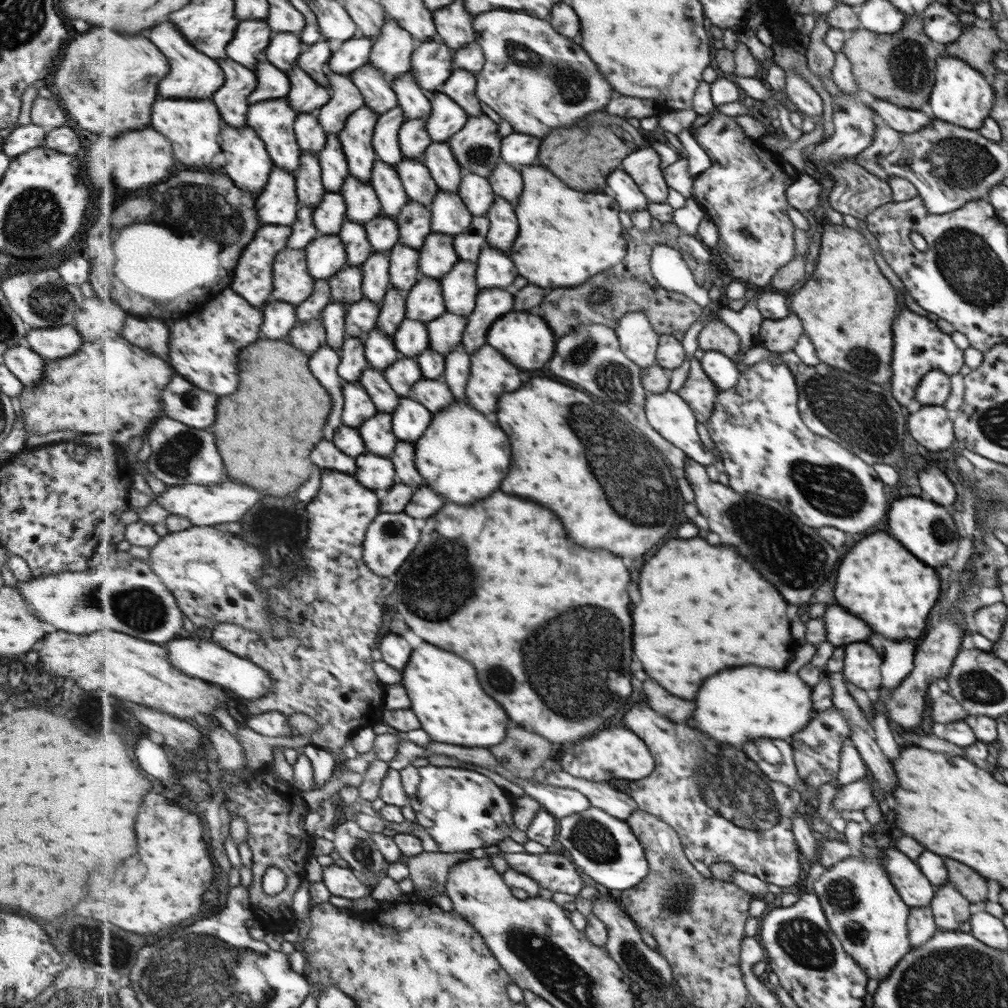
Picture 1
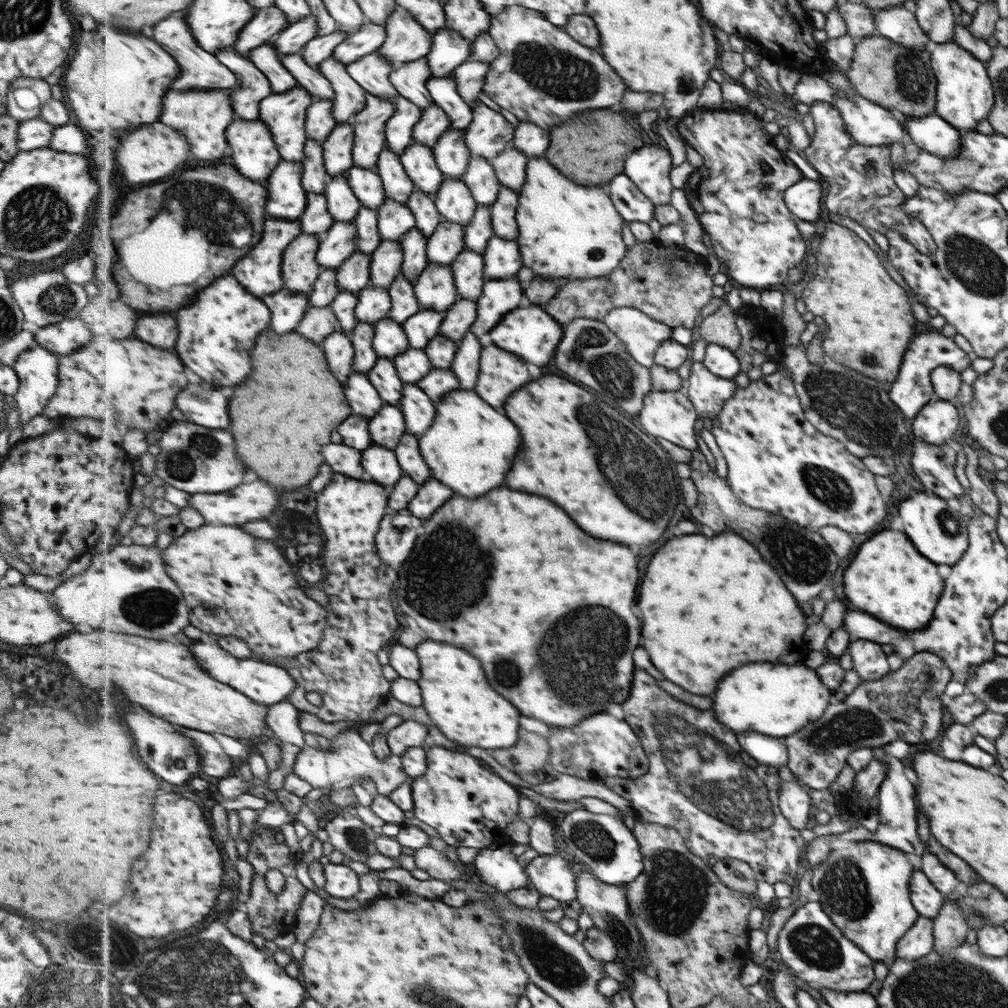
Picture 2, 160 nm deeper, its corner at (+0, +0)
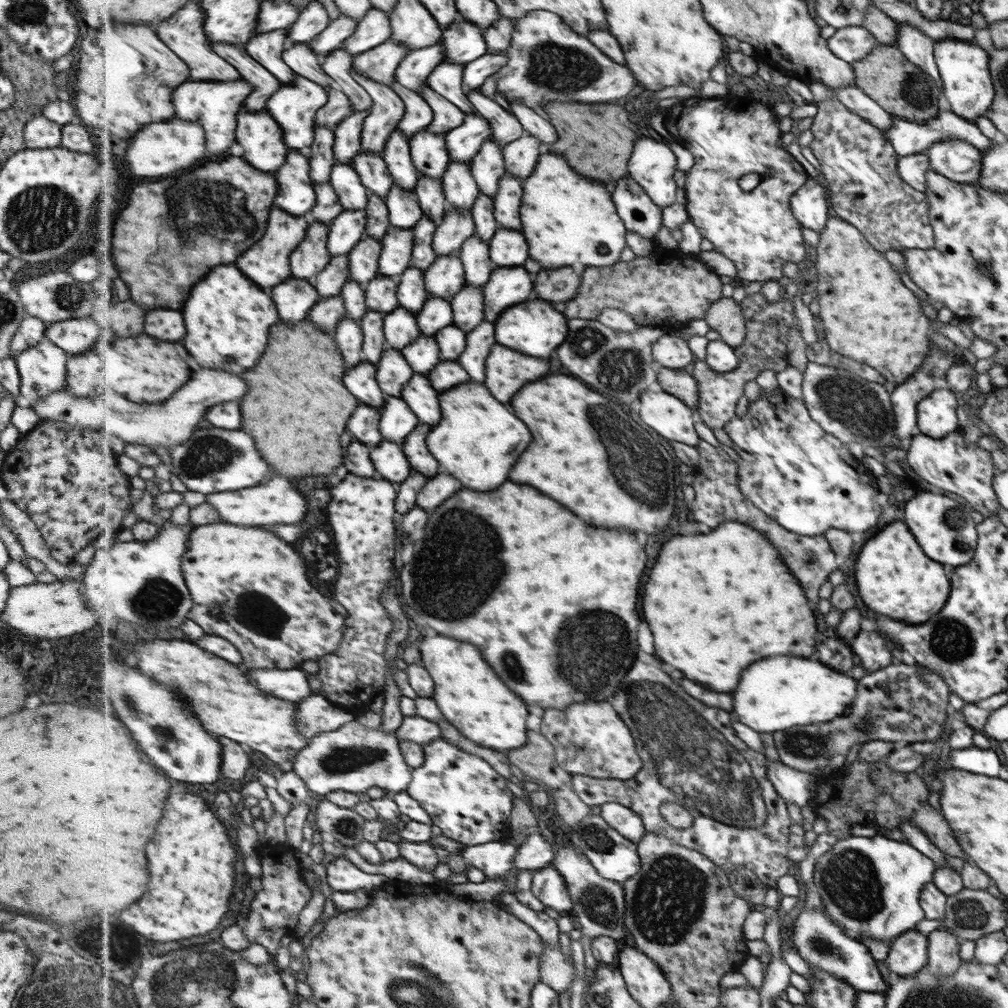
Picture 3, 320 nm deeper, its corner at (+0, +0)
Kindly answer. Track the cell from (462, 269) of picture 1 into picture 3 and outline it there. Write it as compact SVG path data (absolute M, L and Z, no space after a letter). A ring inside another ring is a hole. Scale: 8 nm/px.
M471 236L459 250L466 270L466 284L483 288L489 282L495 264L490 255L490 241Z

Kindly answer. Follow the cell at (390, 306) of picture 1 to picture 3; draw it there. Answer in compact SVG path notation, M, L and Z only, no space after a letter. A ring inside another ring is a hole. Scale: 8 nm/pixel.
M409 267L399 276L398 297L401 307L418 313L431 296L425 284L426 271L420 268Z

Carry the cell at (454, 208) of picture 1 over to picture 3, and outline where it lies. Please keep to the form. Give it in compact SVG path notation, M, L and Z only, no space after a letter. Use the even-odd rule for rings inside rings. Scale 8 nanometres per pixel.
M452 162L441 179L449 207L471 209L482 193L469 163Z

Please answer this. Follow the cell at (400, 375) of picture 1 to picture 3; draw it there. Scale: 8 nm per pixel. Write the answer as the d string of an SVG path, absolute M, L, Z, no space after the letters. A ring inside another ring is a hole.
M423 334L402 348L402 353L415 374L431 374L431 370L443 360L440 342L434 336Z

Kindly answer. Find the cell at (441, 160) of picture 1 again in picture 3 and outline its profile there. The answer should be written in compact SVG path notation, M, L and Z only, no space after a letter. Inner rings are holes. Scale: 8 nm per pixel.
M481 114L466 116L462 126L445 134L446 150L449 152L452 162L471 164L492 134L493 129L489 120L485 120Z

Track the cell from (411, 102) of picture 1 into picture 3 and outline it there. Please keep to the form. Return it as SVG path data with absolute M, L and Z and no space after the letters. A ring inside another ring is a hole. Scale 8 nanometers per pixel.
M442 40L433 46L410 51L396 72L396 81L421 95L431 73L446 60Z

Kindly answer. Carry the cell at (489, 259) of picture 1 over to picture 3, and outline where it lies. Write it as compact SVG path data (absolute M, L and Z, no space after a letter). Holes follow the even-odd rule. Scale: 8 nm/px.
M501 227L490 240L495 267L522 267L529 260L529 244L521 232Z

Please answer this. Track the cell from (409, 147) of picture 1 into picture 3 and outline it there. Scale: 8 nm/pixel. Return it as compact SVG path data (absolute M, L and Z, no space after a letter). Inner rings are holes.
M428 83L423 86L421 95L434 112L433 123L427 128L431 132L445 135L465 123L466 114L463 114L463 110L459 110L453 102L435 92Z

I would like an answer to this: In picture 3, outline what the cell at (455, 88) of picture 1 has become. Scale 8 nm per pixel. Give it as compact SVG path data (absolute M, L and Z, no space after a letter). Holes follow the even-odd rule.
M503 51L497 54L488 52L481 58L466 64L463 76L463 84L466 91L479 90L487 82L487 78L493 77L508 62L508 52Z

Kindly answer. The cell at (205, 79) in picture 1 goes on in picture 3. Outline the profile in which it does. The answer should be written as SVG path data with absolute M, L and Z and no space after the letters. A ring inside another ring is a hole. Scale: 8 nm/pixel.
M189 2L185 8L181 8L173 18L167 18L159 24L157 34L159 38L177 52L189 66L191 66L191 78L193 80L215 80L215 82L231 82L241 80L242 74L233 63L225 62L211 46L209 36L205 34L205 12L197 2Z

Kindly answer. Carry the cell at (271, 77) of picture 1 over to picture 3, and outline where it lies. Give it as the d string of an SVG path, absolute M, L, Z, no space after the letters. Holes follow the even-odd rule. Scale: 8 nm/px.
M288 29L272 30L258 34L245 44L248 53L270 70L284 86L291 85L296 72L284 61L288 45Z

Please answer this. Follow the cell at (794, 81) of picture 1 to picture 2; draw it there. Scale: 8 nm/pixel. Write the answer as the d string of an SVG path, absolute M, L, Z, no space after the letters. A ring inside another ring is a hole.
M815 101L809 105L808 114L813 120L814 133L810 137L810 144L797 158L810 173L818 174L827 186L824 201L828 212L845 216L863 229L875 230L879 234L884 234L887 229L896 230L922 255L933 253L936 243L932 235L915 218L903 214L901 204L906 202L907 196L896 185L889 150L885 145L875 149L853 142L841 122L841 114L831 103Z

